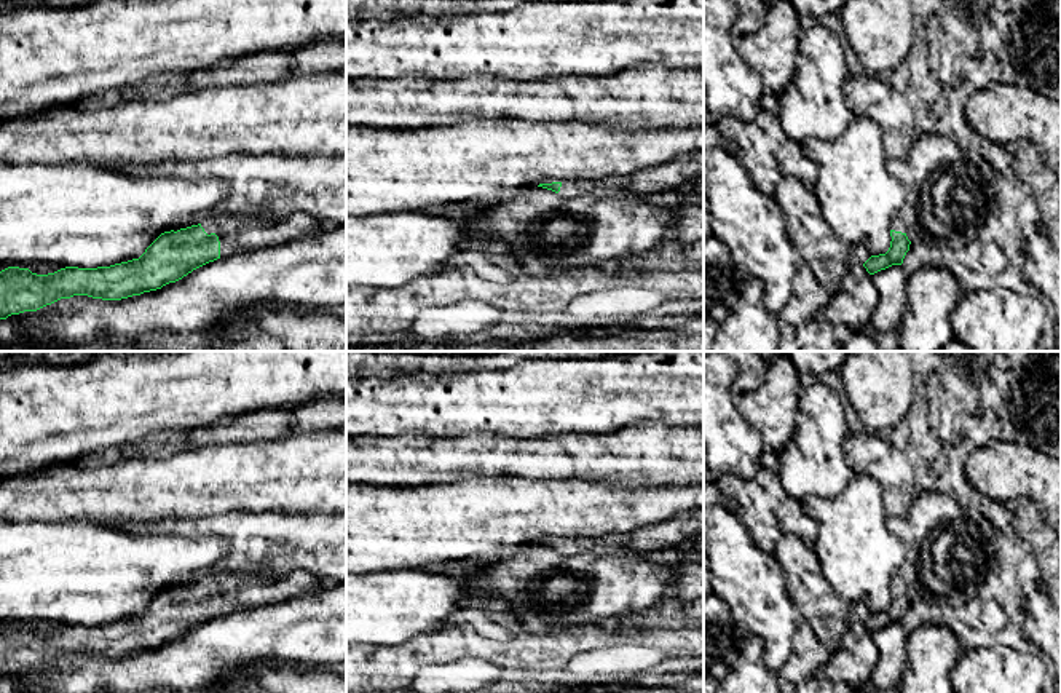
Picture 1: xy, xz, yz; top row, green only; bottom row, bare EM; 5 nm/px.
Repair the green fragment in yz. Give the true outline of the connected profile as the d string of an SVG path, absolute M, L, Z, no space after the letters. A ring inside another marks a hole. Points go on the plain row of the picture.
M897 575L890 580L890 605L885 612L871 613L863 624L870 632L885 628L892 623L901 623L911 599L906 594L906 584Z

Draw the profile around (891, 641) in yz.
M892 623L871 632L871 639L879 653L879 659L870 677L870 682L876 688L900 688L905 677L908 636L903 623Z

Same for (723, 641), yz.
M704 596L704 679L721 682L747 637L734 624L728 605L720 597Z

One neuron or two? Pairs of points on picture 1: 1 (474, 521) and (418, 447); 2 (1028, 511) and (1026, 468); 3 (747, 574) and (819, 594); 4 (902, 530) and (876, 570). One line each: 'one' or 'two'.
1: two
2: two
3: two
4: two

